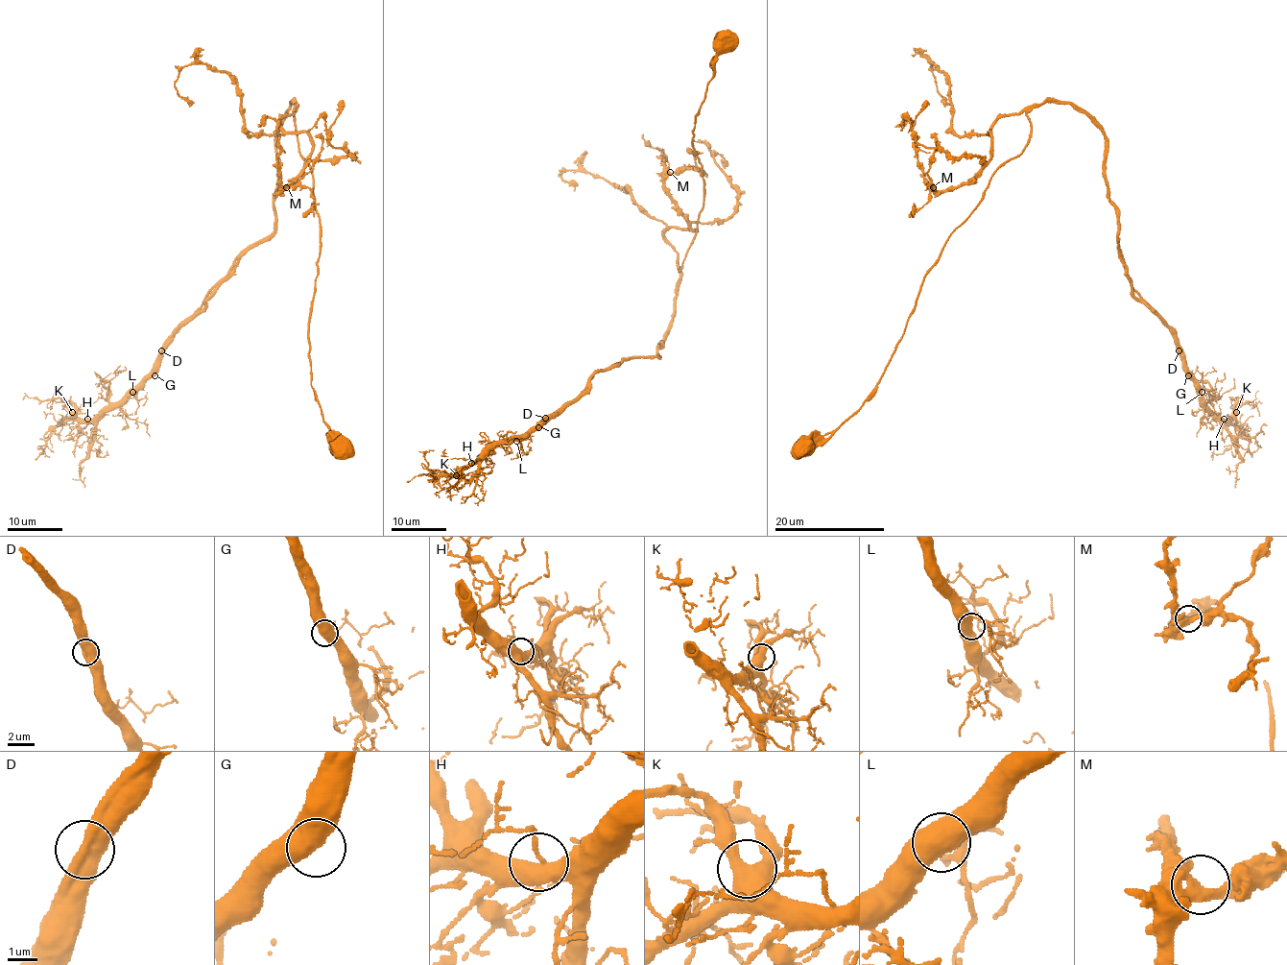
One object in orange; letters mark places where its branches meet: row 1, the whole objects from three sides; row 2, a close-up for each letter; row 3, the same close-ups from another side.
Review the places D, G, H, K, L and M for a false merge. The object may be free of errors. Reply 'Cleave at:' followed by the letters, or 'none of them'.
Cleave at: none of them

